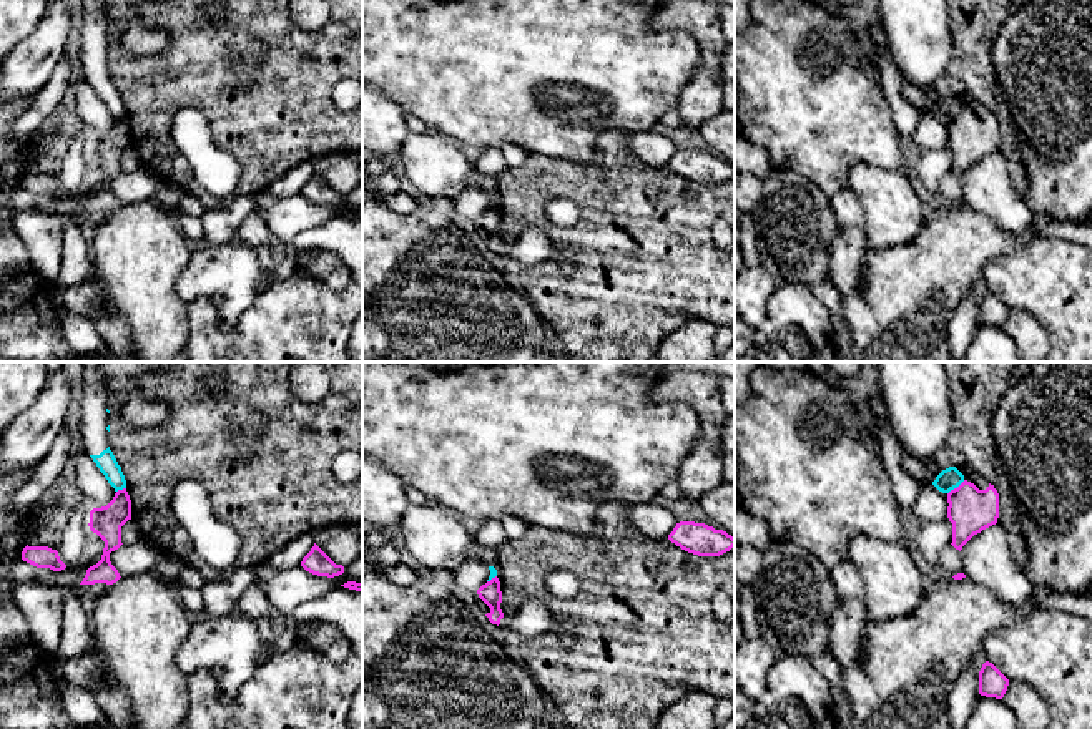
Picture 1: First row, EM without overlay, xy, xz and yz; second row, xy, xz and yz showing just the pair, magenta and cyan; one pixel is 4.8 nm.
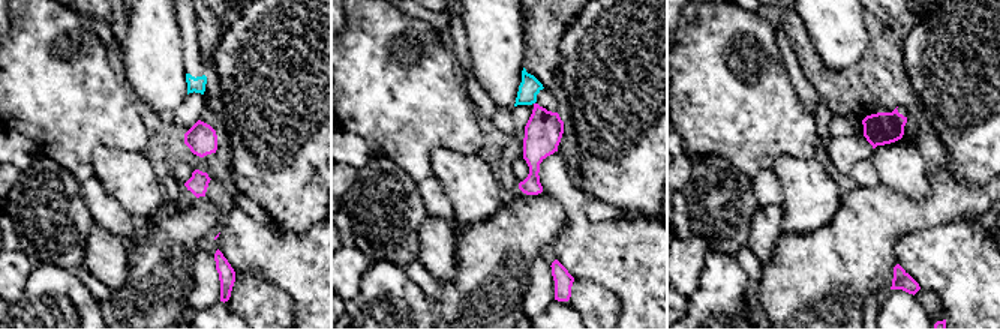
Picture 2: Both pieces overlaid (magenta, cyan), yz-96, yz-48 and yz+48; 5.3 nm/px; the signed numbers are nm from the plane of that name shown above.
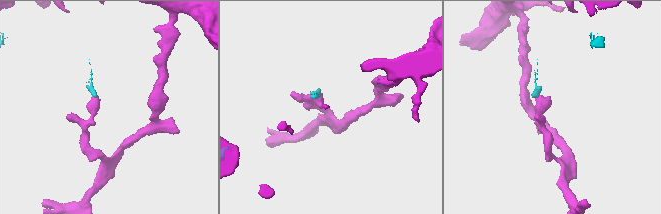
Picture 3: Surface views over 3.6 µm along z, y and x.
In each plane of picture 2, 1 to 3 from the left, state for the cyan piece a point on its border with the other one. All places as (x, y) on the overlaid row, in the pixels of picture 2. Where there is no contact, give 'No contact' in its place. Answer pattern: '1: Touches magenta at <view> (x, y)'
1: No contact
2: No contact
3: No contact

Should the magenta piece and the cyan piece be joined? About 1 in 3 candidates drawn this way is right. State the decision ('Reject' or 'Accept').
Reject

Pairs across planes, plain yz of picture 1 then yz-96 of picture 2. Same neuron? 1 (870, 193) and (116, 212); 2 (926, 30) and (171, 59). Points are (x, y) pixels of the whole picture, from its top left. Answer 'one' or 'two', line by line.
1: two
2: one

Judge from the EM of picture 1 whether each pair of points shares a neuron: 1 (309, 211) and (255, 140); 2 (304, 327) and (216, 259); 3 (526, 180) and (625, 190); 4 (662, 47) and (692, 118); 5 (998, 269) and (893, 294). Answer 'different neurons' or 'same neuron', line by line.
1: different neurons
2: different neurons
3: same neuron
4: different neurons
5: different neurons

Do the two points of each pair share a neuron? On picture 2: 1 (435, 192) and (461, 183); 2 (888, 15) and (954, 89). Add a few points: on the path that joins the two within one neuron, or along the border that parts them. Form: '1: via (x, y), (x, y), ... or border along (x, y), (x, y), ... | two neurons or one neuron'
1: border along (431, 173), (447, 195), (456, 222) | two neurons
2: border along (928, 15), (912, 29), (904, 41), (904, 71) | two neurons

